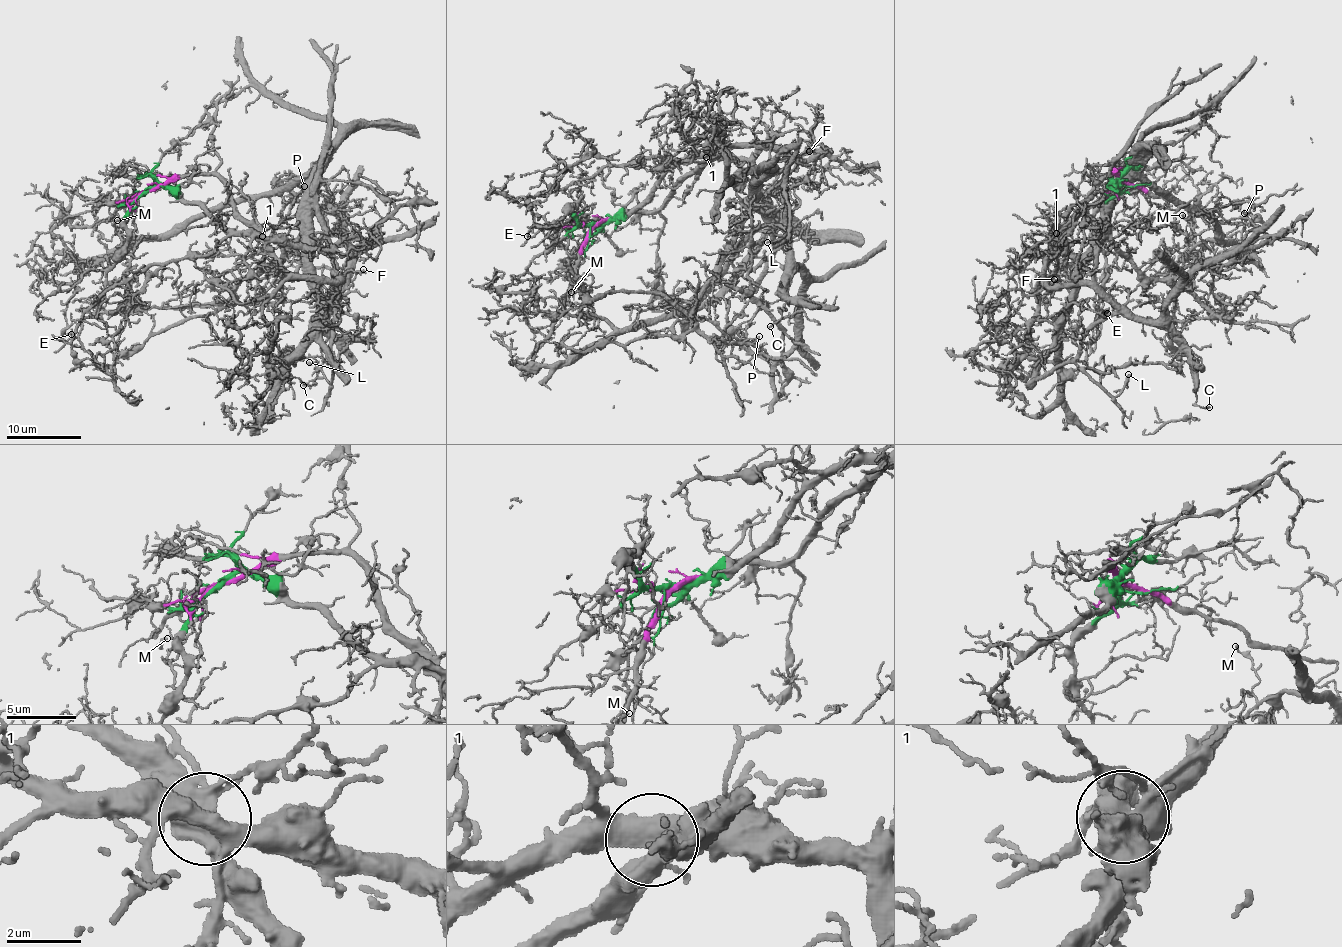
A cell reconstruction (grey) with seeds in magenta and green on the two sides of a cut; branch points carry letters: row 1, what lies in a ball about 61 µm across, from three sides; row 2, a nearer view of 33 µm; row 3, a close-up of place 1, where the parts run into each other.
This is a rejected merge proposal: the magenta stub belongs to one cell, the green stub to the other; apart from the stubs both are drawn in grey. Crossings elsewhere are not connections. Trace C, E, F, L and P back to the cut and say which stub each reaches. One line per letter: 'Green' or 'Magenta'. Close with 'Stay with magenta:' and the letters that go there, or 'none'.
C: Magenta
E: Green
F: Magenta
L: Magenta
P: Green
Stay with magenta: C, F, L

